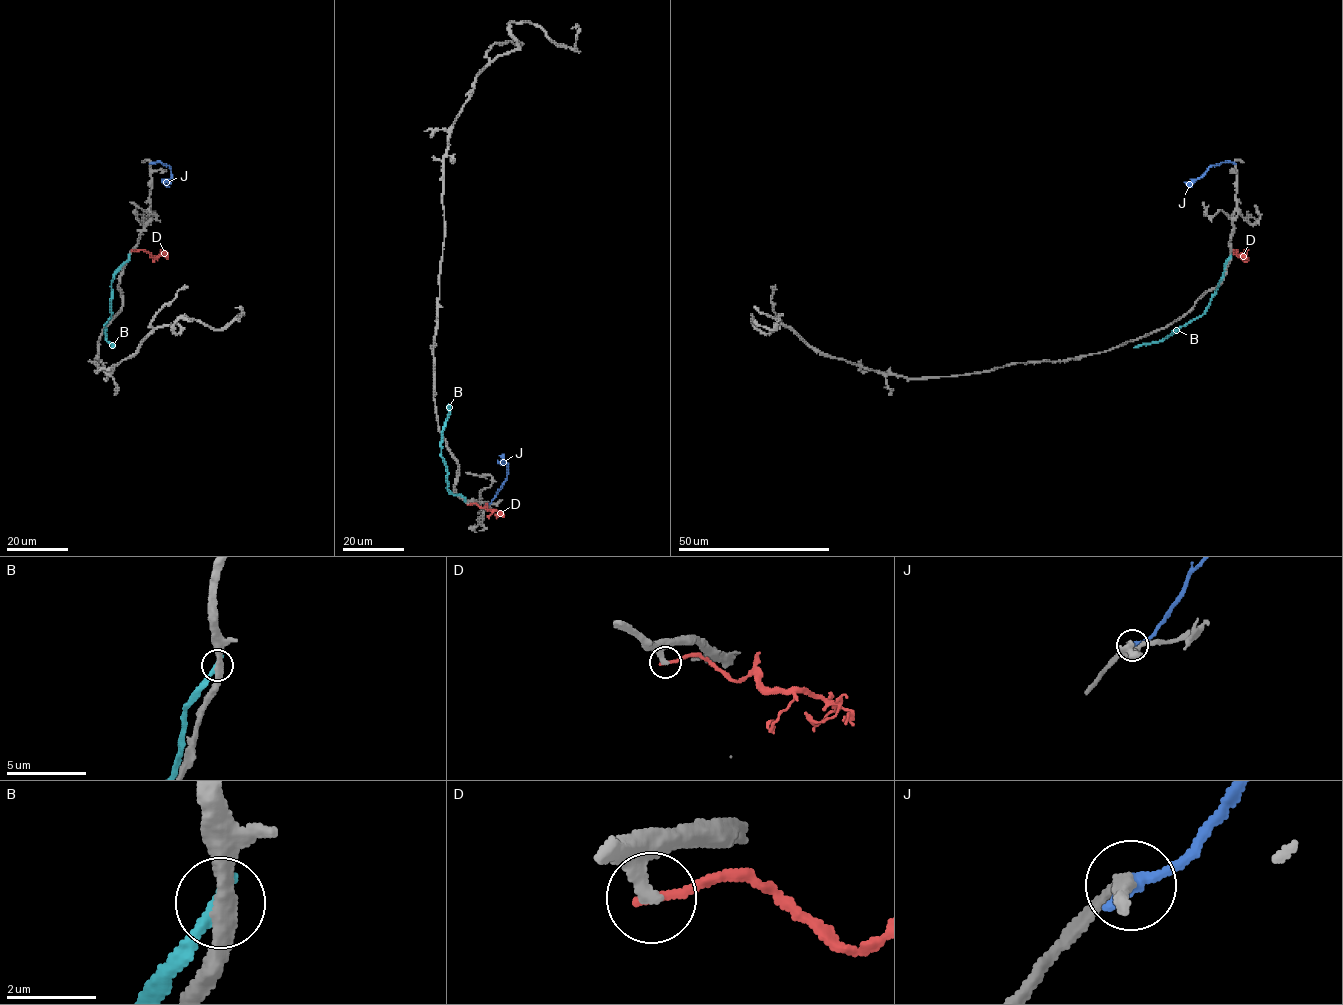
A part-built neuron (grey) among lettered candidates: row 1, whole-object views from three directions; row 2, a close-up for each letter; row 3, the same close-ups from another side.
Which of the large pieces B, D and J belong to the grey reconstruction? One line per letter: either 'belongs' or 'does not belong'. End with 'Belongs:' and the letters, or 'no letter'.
B: does not belong
D: does not belong
J: does not belong
Belongs: no letter

